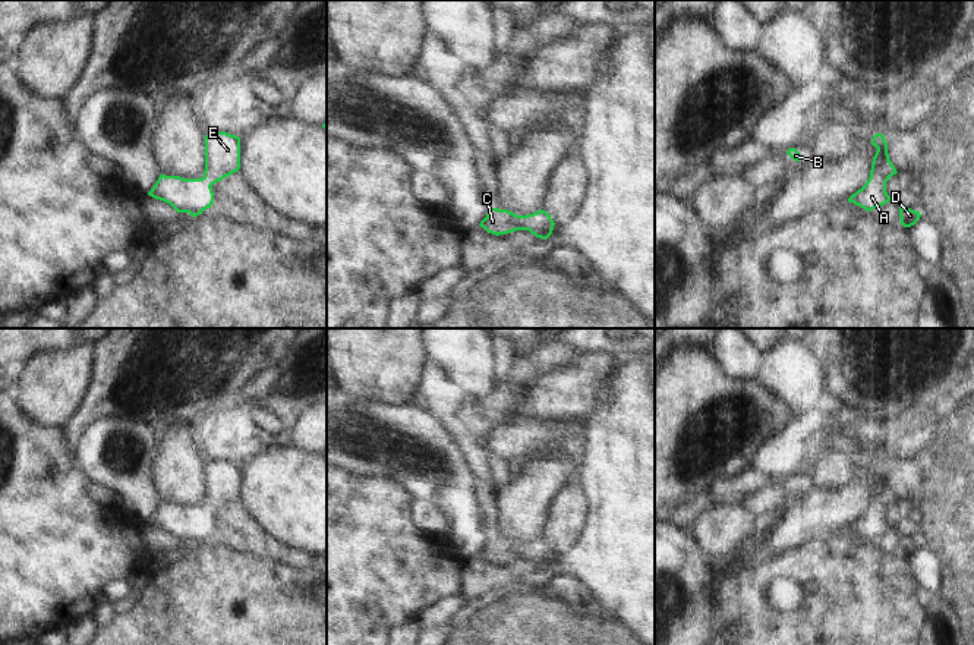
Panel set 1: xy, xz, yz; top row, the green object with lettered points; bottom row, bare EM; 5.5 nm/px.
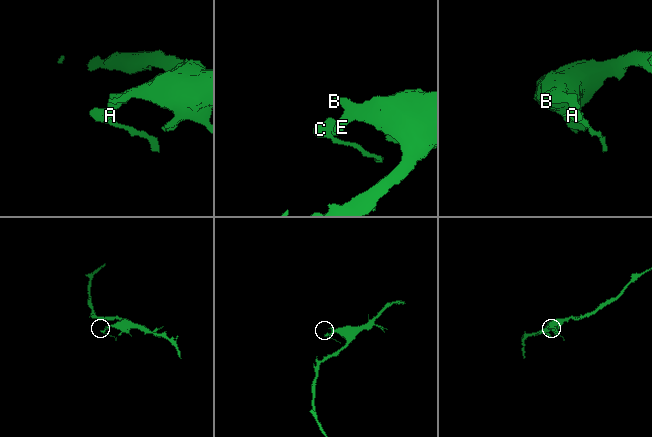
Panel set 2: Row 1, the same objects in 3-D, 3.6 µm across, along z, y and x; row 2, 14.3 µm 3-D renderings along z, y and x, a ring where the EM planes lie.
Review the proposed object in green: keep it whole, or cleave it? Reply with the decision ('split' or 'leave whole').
leave whole

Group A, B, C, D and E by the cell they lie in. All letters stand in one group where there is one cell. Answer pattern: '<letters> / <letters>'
A B C D E

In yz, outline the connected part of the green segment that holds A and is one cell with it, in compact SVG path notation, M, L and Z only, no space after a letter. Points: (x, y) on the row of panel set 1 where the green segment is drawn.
M876 133L871 144L877 151L873 157L870 177L861 189L848 198L848 202L855 204L866 211L871 211L892 201L886 192L886 182L898 173L889 160L885 136L882 133Z

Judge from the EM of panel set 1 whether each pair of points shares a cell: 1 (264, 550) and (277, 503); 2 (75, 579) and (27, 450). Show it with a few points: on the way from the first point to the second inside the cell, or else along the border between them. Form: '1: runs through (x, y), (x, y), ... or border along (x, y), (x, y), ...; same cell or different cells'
1: border along (245, 509), (268, 534), (299, 550); different cells
2: runs through (43, 547), (27, 531), (27, 483); same cell

